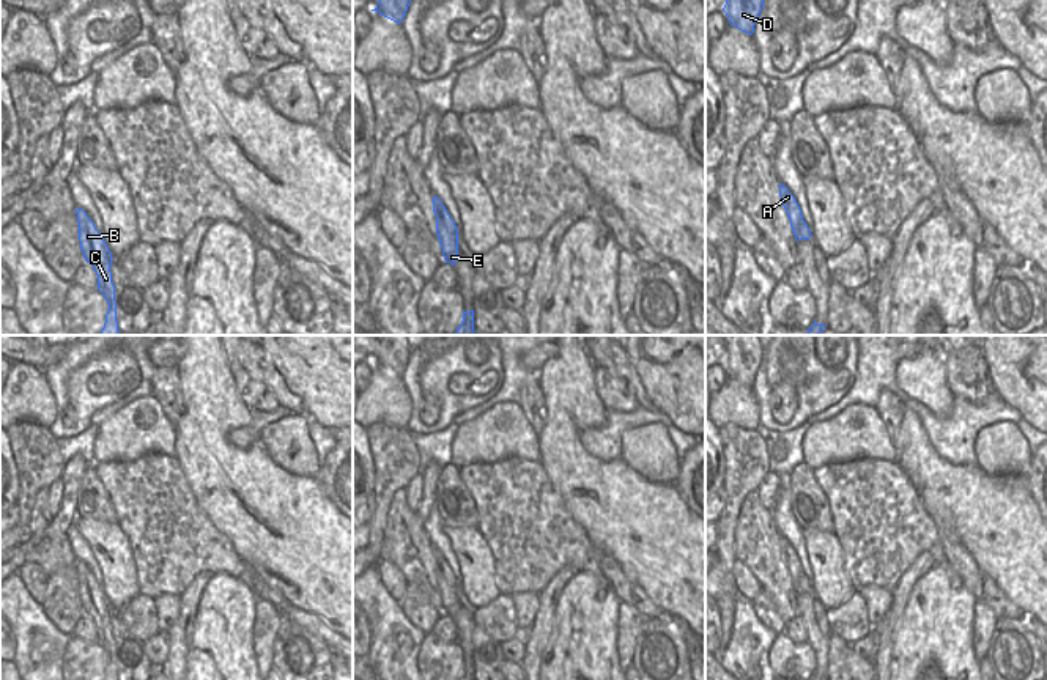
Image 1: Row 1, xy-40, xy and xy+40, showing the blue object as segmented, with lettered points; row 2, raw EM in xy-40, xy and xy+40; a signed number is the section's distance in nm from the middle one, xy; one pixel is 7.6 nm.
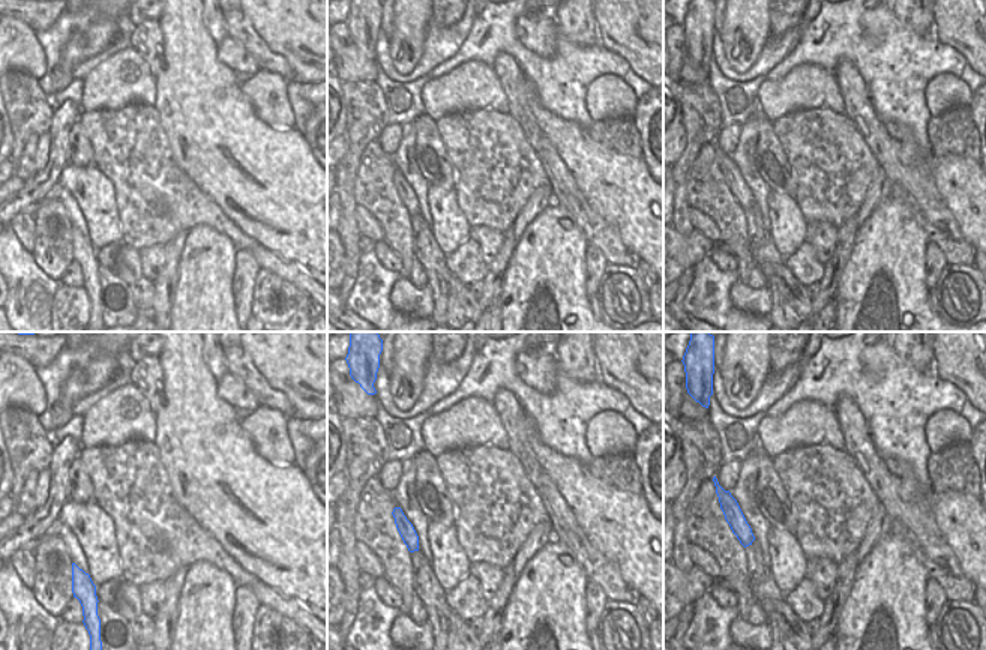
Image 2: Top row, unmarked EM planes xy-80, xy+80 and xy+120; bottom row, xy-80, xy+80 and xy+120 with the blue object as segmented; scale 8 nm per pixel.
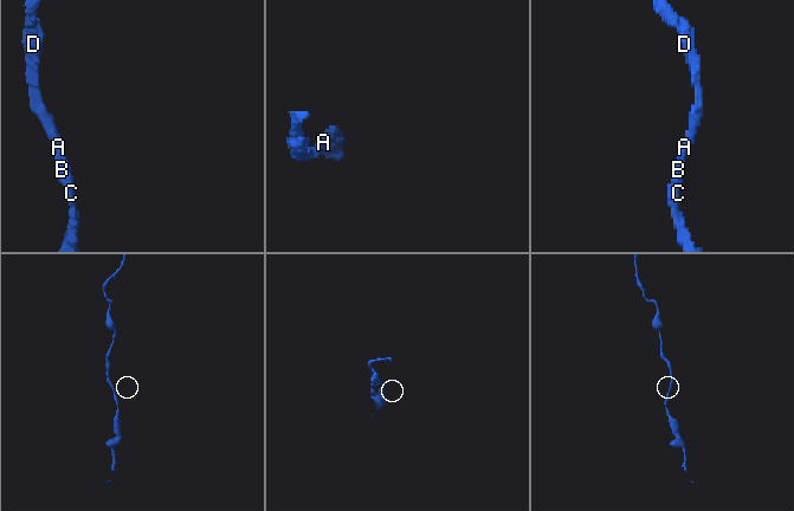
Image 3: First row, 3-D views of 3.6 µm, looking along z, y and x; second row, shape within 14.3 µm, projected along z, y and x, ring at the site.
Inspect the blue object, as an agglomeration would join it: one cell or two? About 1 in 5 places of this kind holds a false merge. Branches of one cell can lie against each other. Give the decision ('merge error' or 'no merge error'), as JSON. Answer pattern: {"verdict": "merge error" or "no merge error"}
{"verdict": "no merge error"}

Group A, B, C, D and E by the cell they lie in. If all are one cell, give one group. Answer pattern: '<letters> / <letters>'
A B C D E

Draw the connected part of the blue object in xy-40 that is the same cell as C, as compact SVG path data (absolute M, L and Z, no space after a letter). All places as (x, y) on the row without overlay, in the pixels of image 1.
M82 560L76 562L79 575L79 593L80 603L87 615L90 615L98 628L98 642L104 647L109 664L105 667L104 680L118 680L117 674L117 653L115 653L115 638L112 634L112 606L102 590L96 582L93 573L87 568Z

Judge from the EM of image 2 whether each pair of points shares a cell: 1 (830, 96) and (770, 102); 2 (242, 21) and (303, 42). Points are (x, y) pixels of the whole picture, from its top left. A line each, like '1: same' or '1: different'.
1: same
2: different

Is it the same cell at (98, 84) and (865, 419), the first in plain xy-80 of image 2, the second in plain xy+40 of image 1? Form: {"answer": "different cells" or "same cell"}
{"answer": "same cell"}

